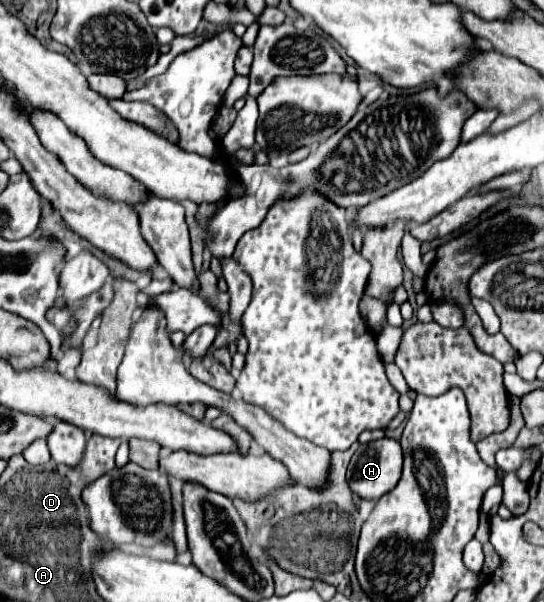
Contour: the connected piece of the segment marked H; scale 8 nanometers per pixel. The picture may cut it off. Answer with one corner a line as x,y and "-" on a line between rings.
384,437
378,441
370,441
370,443
360,443
356,453
352,455
352,461
348,465
348,485
350,489
360,495
362,499
370,499
376,501
380,499
384,493
388,493
390,489
394,489
394,485
398,483
402,473
402,449
400,443
396,439

